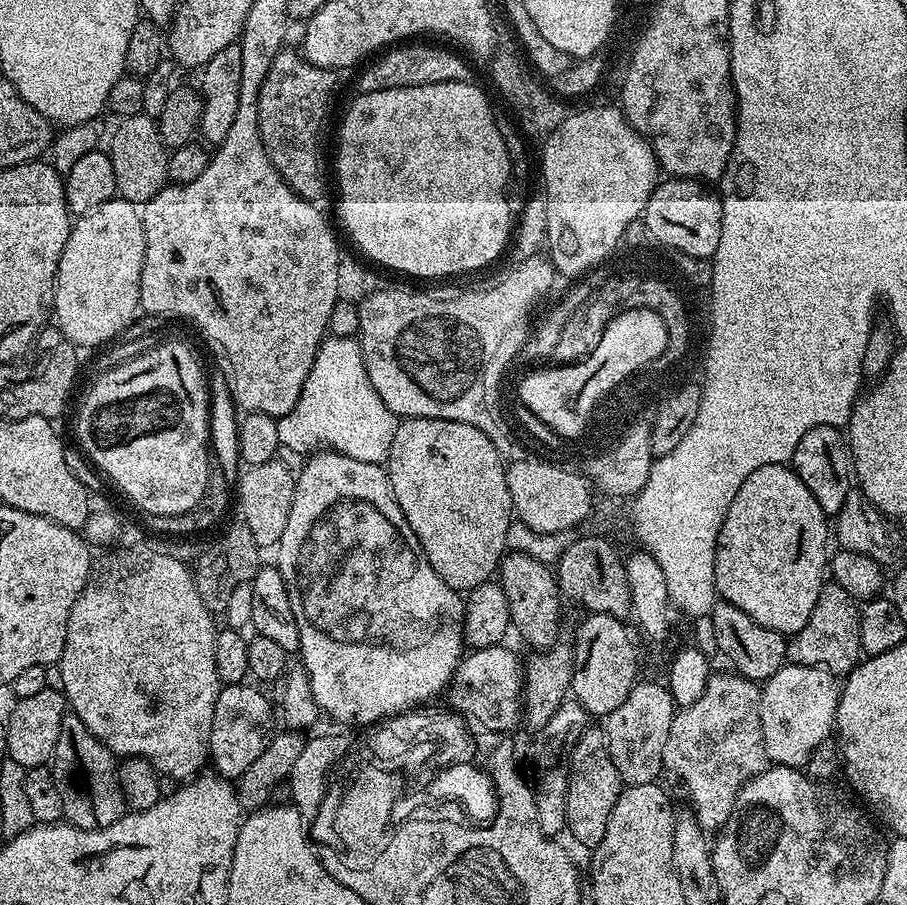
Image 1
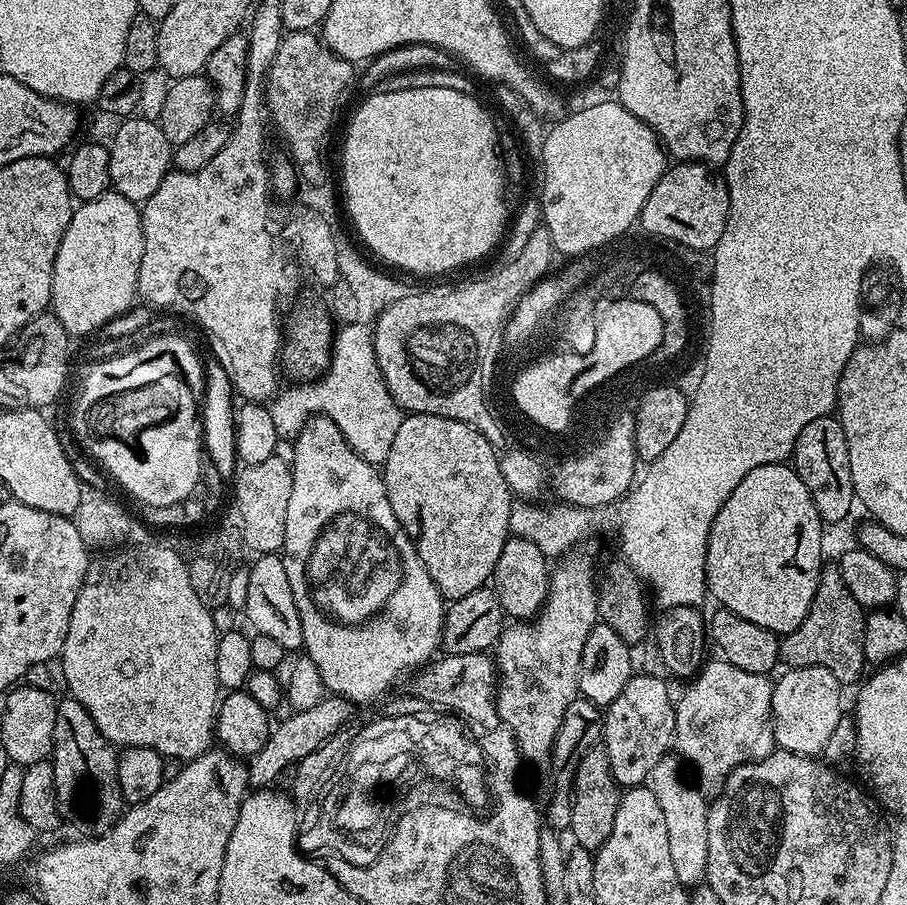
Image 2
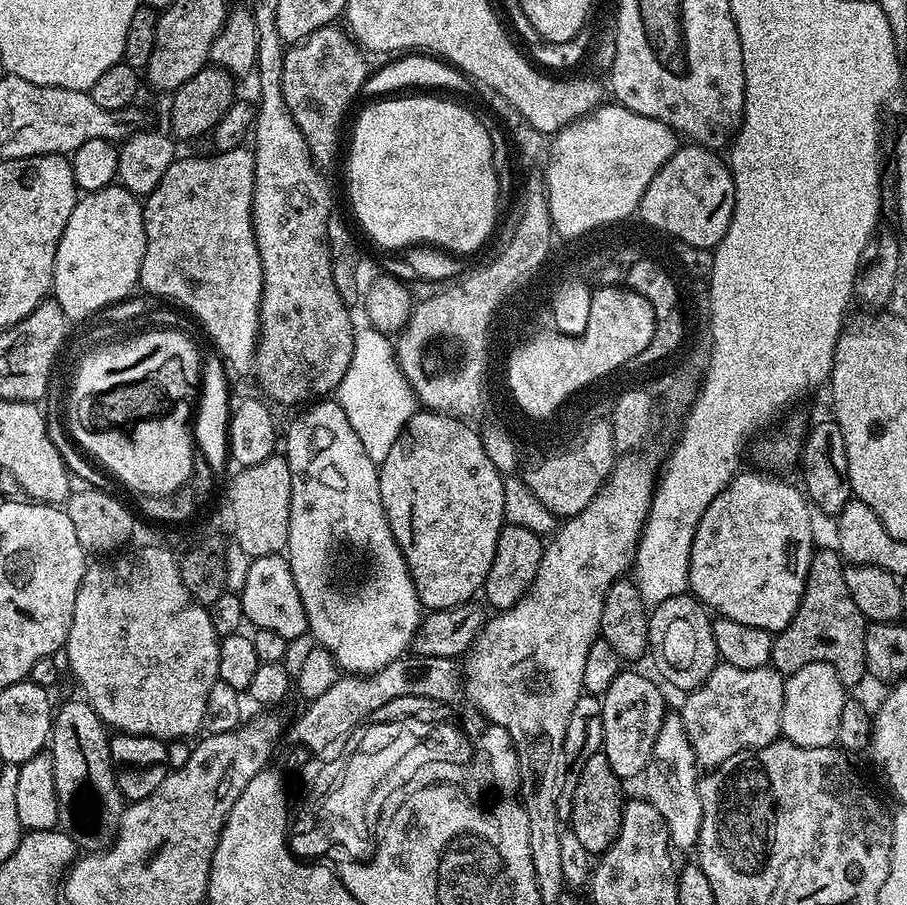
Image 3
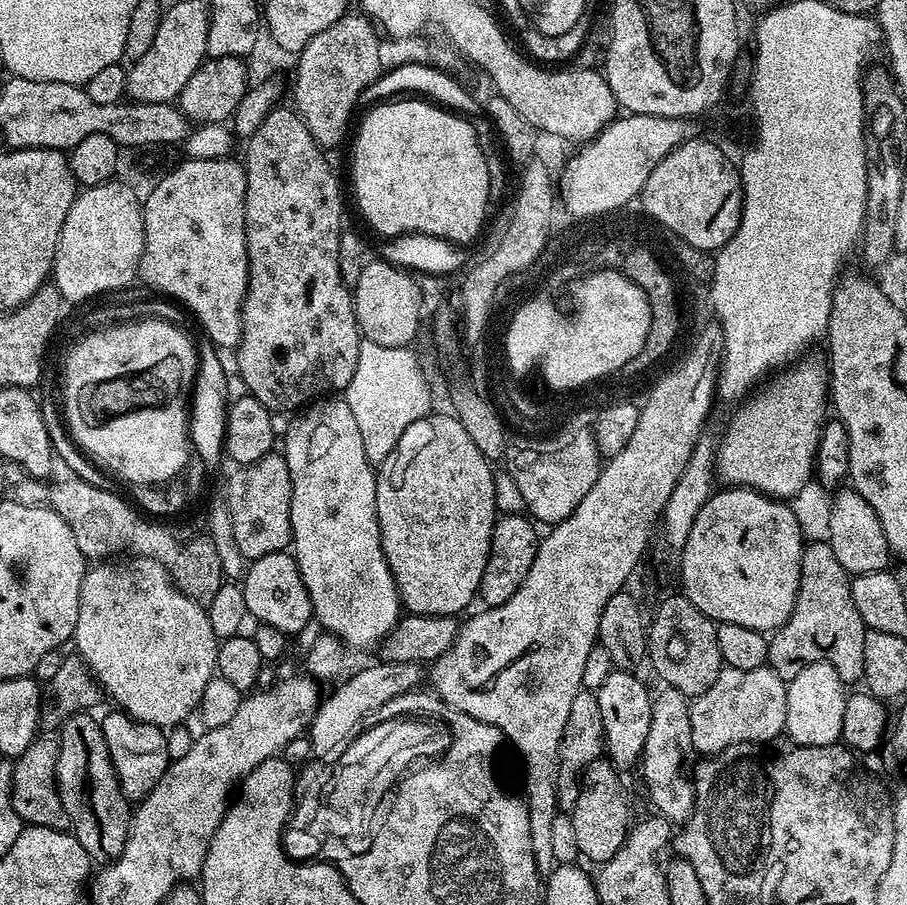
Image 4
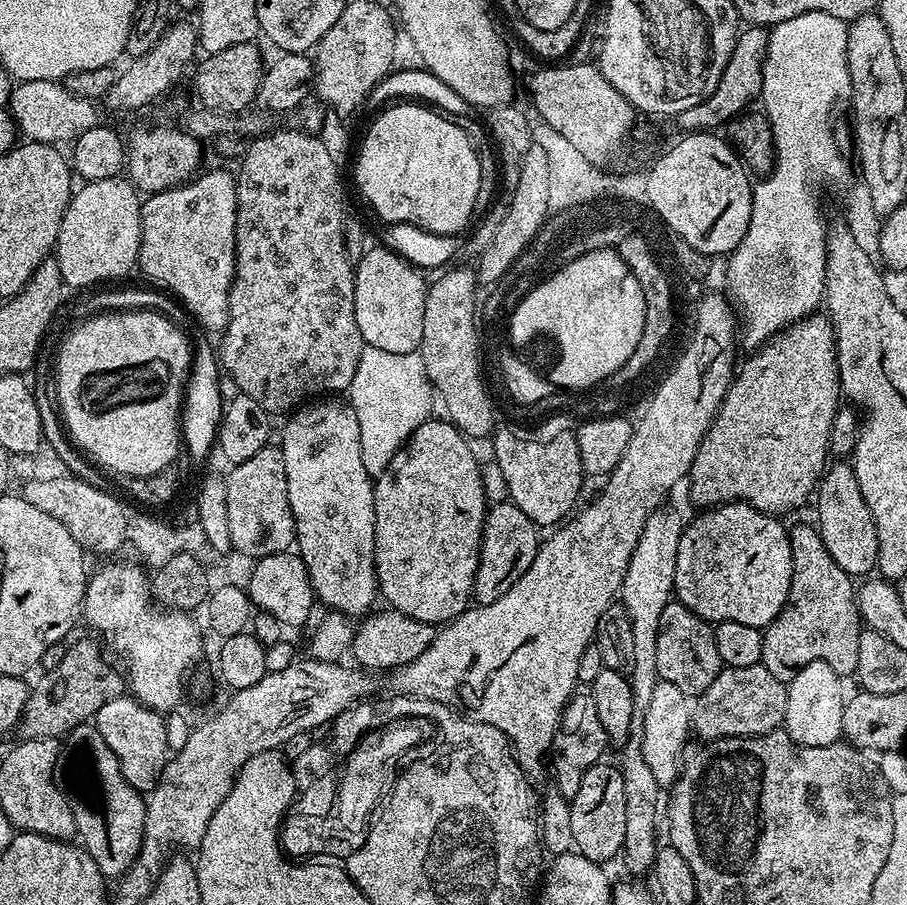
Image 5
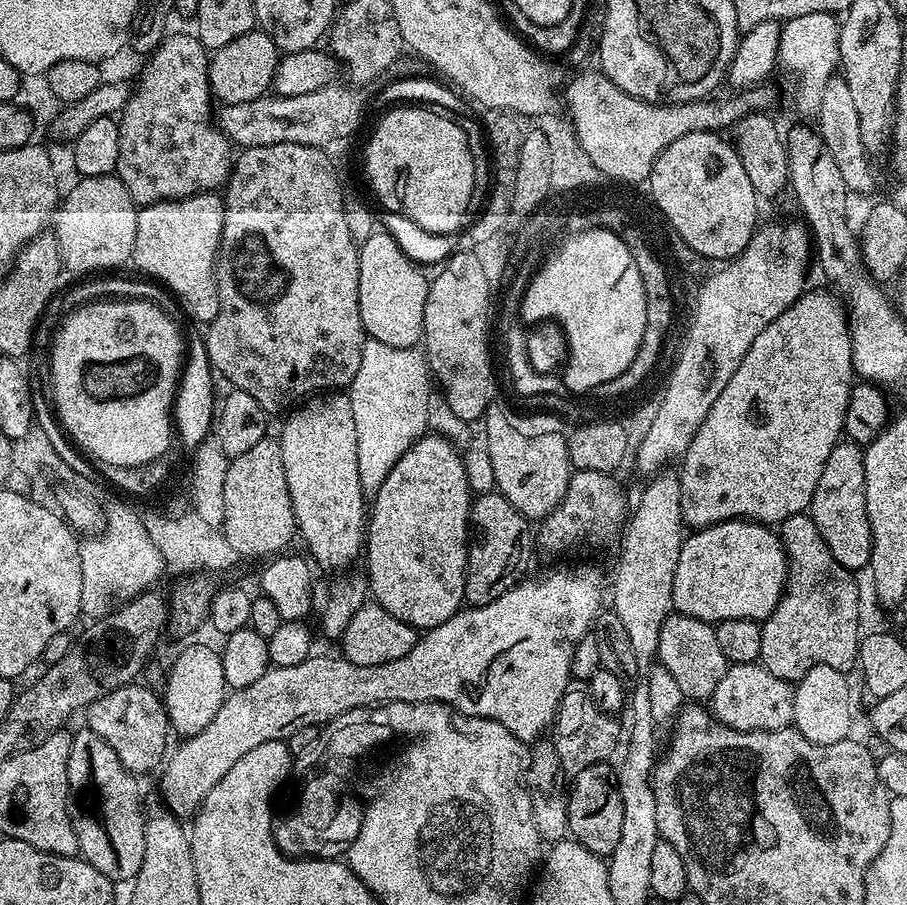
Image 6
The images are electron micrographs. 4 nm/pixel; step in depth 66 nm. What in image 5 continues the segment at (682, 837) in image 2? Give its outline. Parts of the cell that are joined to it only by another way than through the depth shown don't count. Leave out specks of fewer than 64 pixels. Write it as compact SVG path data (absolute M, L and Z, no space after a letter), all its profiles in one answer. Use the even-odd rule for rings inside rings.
M659 679L651 695L650 706L644 715L642 726L642 758L646 758L646 766L650 766L654 778L661 789L671 789L680 776L682 761L689 747L688 735L694 732L694 700L682 694L678 686L670 686L670 682Z

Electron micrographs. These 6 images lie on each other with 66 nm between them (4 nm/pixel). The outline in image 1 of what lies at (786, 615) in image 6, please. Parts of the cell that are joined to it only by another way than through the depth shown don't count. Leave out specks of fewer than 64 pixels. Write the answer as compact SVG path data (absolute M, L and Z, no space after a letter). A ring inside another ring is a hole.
M831 582L824 583L806 626L802 626L802 630L798 630L796 635L788 640L787 663L825 668L833 674L851 672L862 659L860 610L861 605L853 596L846 594L842 586Z

